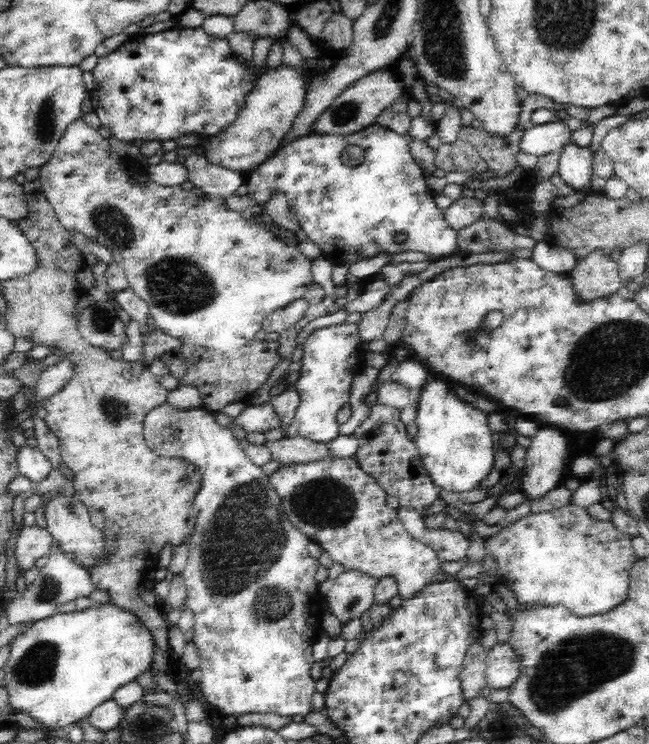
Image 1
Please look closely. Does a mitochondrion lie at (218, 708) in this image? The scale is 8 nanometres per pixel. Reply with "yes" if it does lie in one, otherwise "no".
no

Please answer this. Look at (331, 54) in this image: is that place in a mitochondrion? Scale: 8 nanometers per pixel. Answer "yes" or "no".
no

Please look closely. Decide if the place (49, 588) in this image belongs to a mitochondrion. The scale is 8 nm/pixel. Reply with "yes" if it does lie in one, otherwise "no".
yes

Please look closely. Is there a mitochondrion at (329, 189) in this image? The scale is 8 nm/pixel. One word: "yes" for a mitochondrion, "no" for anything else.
yes

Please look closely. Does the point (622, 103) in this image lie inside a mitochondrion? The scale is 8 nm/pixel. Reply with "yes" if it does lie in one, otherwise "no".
no

